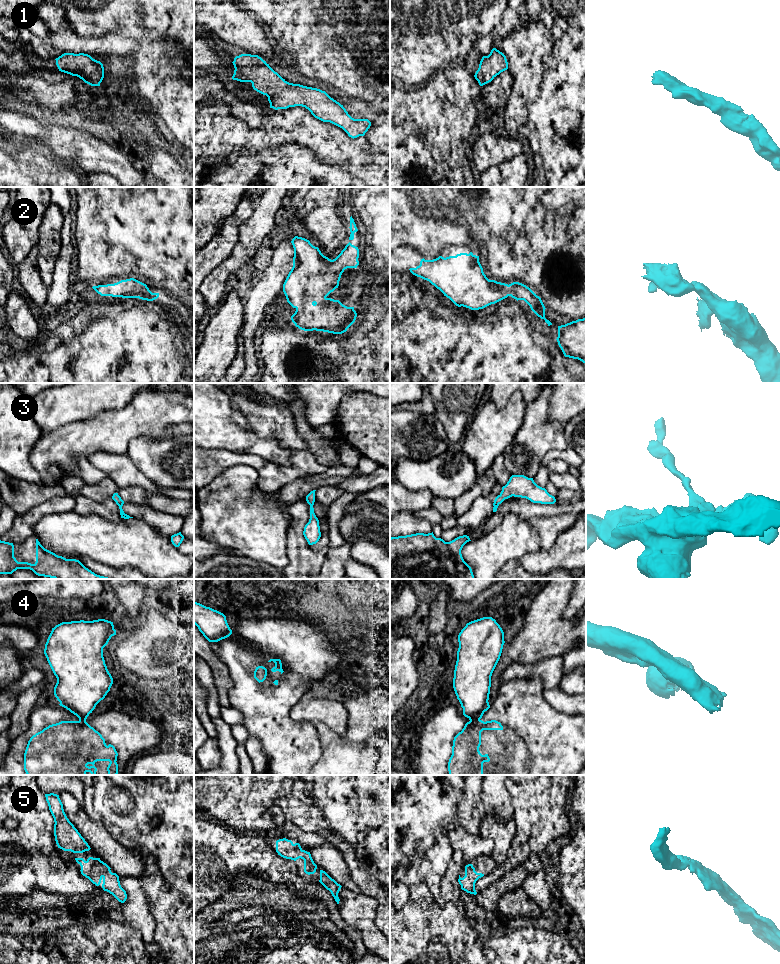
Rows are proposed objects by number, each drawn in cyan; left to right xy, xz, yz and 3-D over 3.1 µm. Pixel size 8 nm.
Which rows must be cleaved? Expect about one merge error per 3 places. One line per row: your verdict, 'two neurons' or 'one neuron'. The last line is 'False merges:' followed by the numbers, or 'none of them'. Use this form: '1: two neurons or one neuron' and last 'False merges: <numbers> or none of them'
1: one neuron
2: one neuron
3: one neuron
4: two neurons
5: one neuron
False merges: 4

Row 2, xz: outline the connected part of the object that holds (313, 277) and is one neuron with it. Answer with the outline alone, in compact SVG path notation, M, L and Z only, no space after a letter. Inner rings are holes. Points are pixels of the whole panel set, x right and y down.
M295 236L291 243L294 248L293 267L283 284L283 292L287 302L296 309L291 316L292 322L304 331L316 330L333 334L346 332L357 317L354 307L347 307L339 300L327 296L338 288L341 275L345 269L357 268L359 265L358 247L349 242L341 253L331 260L305 238Z

